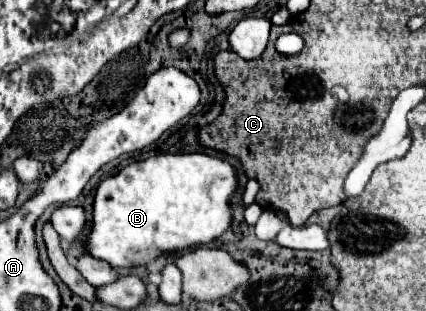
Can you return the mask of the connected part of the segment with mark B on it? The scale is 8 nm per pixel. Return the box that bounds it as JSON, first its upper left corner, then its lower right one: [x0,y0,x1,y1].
[88,153,238,267]

